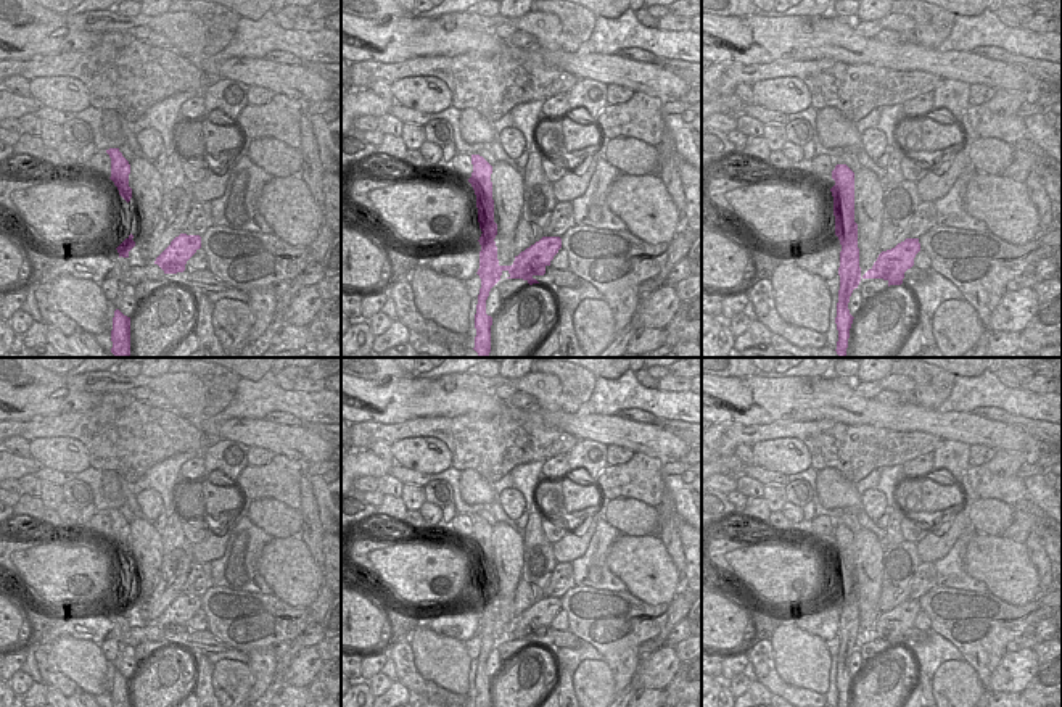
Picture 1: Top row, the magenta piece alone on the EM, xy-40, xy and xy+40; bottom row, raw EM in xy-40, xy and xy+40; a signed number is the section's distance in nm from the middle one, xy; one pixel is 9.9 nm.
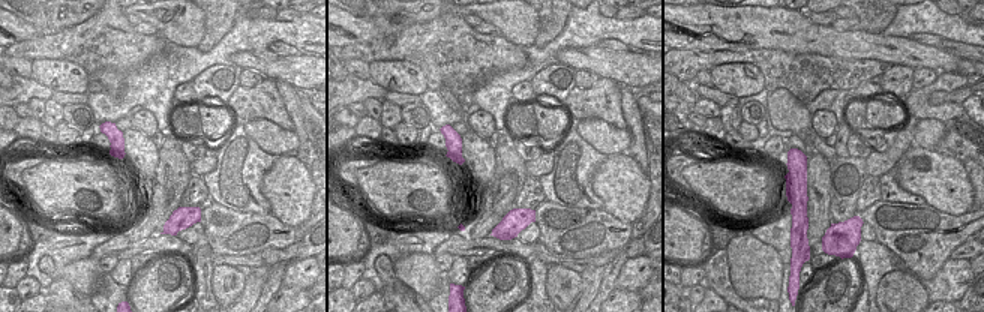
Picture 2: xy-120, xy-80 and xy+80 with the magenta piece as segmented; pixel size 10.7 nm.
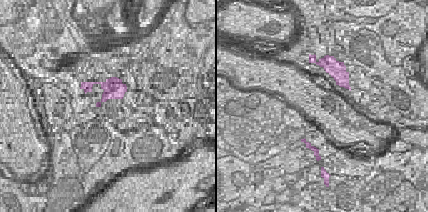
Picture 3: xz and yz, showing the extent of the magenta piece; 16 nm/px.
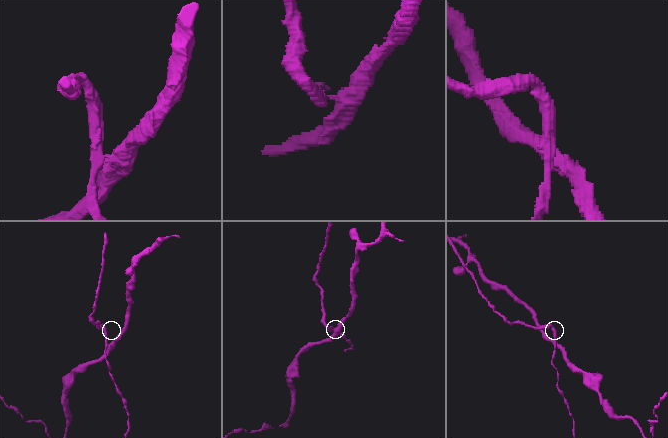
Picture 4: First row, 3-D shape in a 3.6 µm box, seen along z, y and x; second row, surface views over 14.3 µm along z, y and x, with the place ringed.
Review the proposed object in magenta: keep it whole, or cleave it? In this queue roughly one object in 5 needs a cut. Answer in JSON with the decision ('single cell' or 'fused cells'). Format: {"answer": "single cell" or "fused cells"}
{"answer": "fused cells"}

